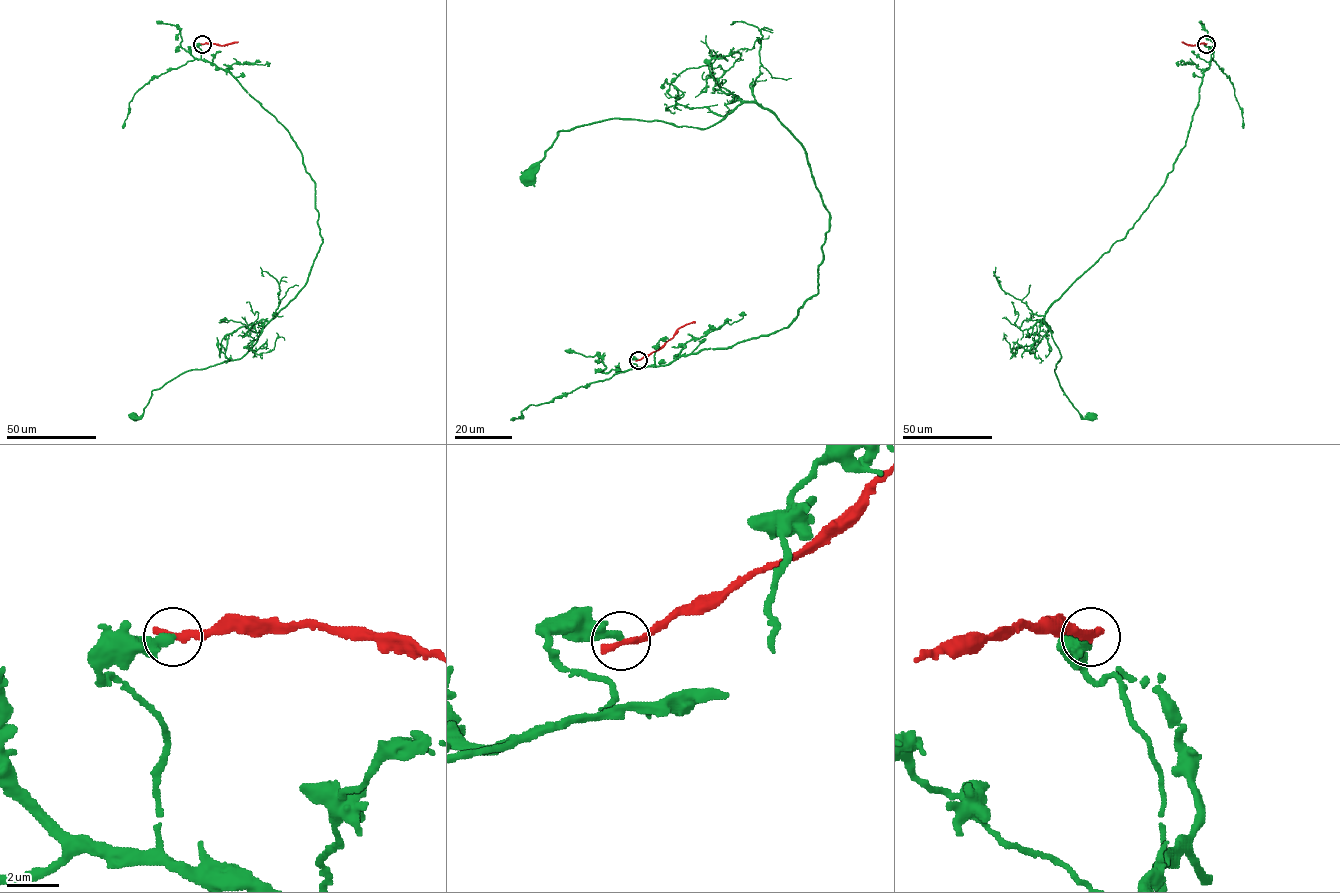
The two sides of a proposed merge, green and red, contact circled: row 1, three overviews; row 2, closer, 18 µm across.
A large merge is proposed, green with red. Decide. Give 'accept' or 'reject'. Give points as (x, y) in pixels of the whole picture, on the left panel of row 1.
reject

